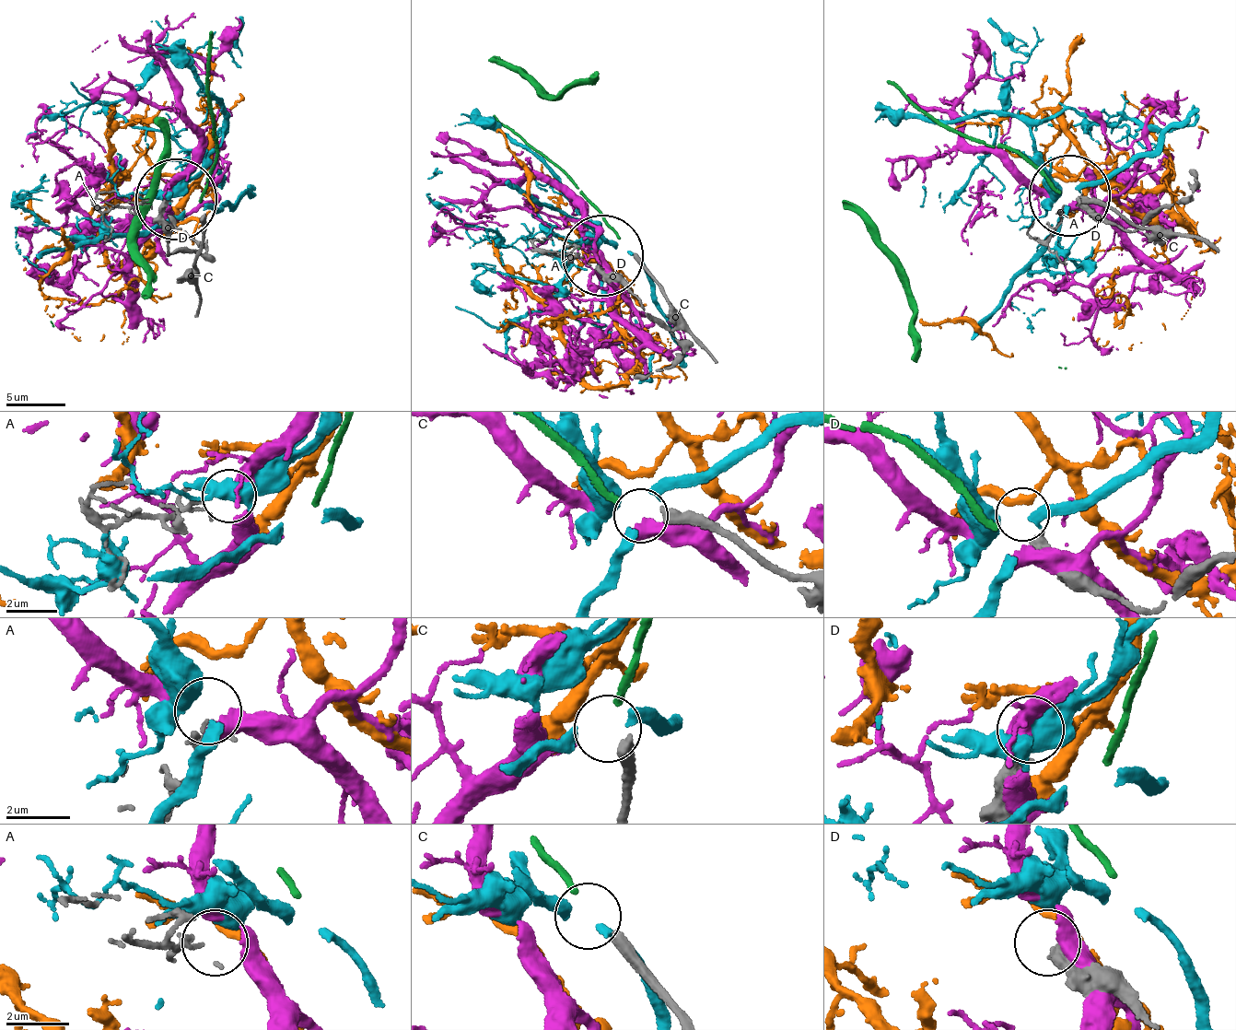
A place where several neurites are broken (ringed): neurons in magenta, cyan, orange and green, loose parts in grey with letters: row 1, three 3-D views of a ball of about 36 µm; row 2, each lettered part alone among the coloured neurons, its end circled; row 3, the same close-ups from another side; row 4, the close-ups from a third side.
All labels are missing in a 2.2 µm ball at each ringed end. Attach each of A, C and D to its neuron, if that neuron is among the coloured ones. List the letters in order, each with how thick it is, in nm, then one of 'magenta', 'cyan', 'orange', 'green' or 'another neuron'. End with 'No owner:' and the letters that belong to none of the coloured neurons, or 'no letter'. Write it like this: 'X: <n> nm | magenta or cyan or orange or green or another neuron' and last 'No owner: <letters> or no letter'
A: 70 nm | magenta
C: 380 nm | green
D: 320 nm | another neuron
No owner: D

